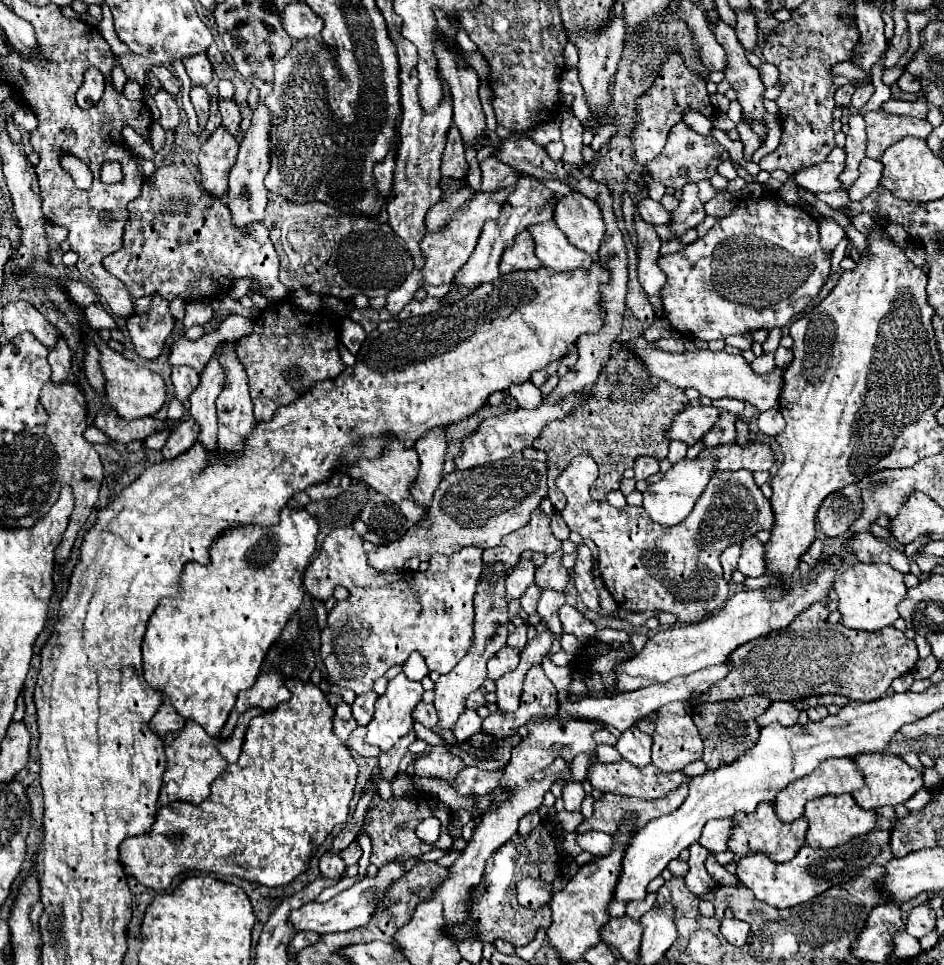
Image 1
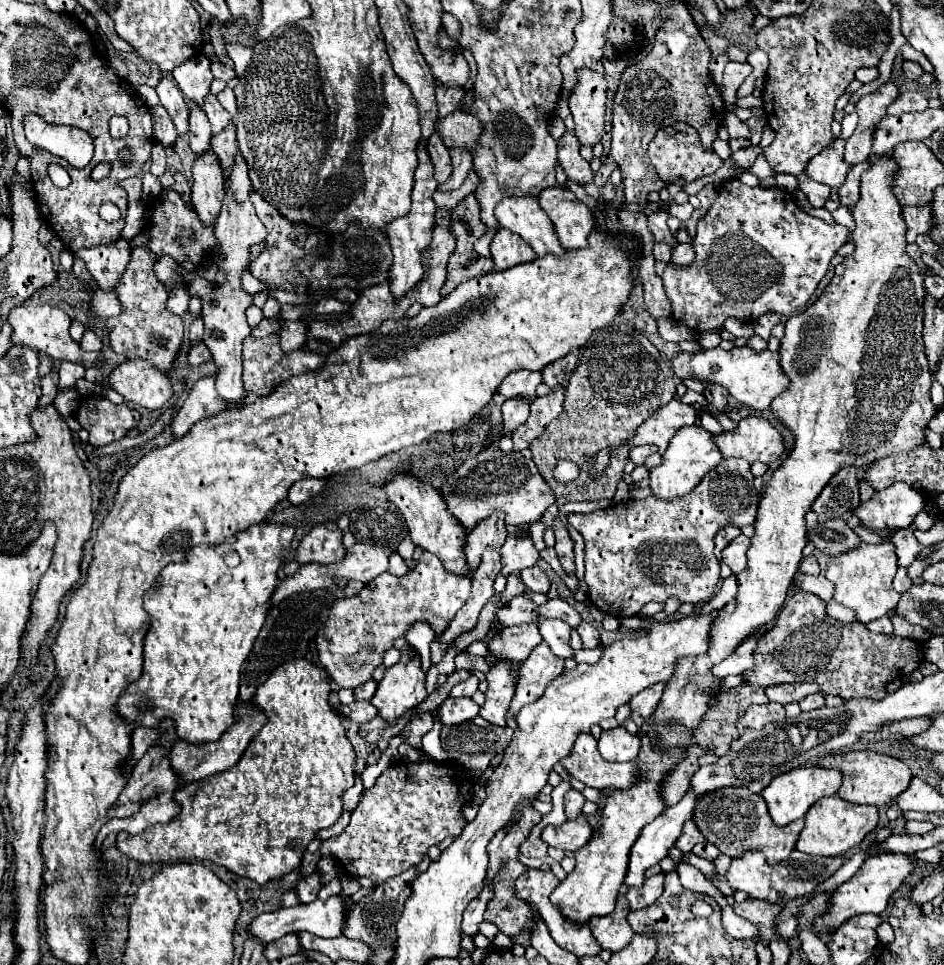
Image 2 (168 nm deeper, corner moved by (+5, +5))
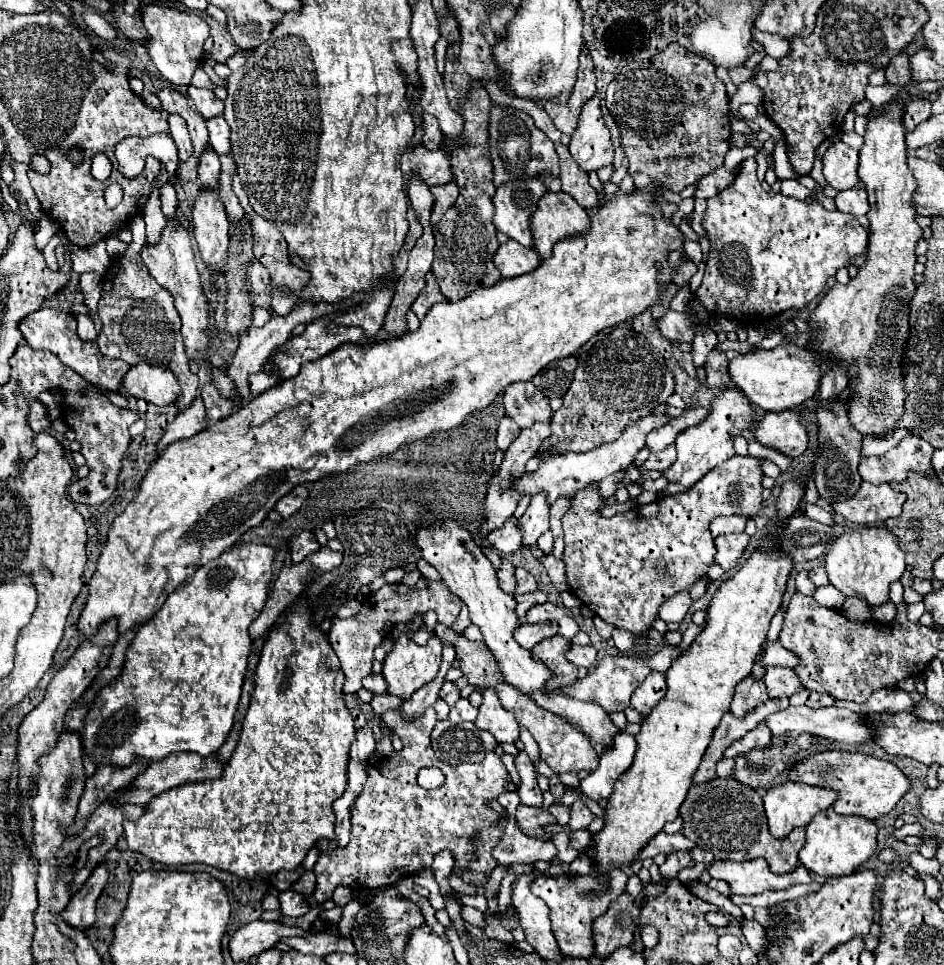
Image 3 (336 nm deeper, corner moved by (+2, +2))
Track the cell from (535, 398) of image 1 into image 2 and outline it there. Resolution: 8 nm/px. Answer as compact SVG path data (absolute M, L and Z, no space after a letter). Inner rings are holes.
M514 399L514 401L504 401L502 405L502 429L506 435L510 435L518 425L522 425L528 419L528 401Z

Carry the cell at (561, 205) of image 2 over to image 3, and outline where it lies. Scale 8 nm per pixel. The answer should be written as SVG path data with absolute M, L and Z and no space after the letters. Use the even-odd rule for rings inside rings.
M545 192L531 218L531 230L537 238L535 252L549 258L557 242L569 236L583 236L589 230L589 214L565 192Z

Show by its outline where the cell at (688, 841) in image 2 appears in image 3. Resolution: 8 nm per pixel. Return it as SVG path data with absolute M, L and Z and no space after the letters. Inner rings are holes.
M659 832L655 838L651 838L649 840L649 844L641 850L641 854L639 854L639 860L645 860L645 858L653 858L655 854L673 854L673 852L677 852L677 850L693 850L695 848L695 844L689 840L689 838L685 838L681 832L677 832L677 834L665 834L665 832Z

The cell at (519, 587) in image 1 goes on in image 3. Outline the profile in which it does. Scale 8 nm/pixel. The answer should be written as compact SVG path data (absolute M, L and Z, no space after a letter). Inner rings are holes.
M545 494L533 496L529 508L519 518L519 528L523 532L523 548L537 546L537 538L549 530L549 506L545 502Z

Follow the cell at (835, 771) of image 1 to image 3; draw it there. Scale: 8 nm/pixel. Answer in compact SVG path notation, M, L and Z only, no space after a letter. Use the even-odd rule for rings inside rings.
M785 782L785 784L773 786L773 788L763 796L769 830L771 830L773 836L777 836L777 838L785 838L793 828L797 828L797 826L807 826L809 820L813 820L813 816L815 816L819 810L831 806L831 804L837 800L837 796L839 796L839 794L837 794L835 790L831 790L831 788L809 786L809 784L803 784L803 782Z

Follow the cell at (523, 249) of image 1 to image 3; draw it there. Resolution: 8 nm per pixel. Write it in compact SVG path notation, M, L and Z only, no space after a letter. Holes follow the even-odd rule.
M507 240L505 244L497 248L493 262L497 270L503 274L503 278L513 278L513 276L521 276L525 272L535 270L541 258L533 248L525 248L519 242Z

